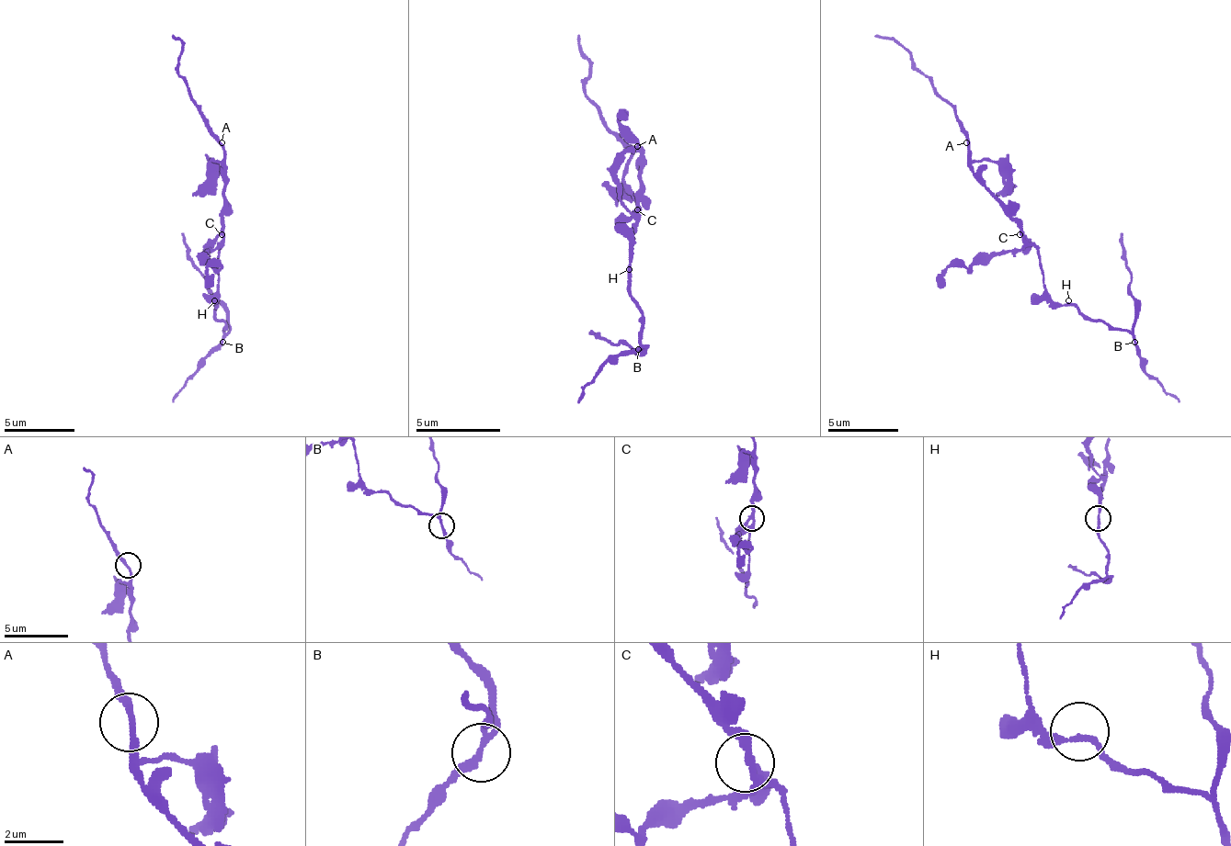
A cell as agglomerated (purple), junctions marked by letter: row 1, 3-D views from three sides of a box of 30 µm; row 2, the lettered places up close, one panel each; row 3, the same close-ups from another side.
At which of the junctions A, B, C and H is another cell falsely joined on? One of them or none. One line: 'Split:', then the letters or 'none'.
Split: B

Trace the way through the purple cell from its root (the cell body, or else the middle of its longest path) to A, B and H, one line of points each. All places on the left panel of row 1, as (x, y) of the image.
A: (218, 234), (222, 231), (222, 206), (224, 202), (224, 146), (222, 142)
B: (218, 234), (218, 300), (214, 304), (214, 315), (224, 321), (224, 340), (222, 343)
H: (218, 234), (218, 300), (214, 304), (214, 300)

